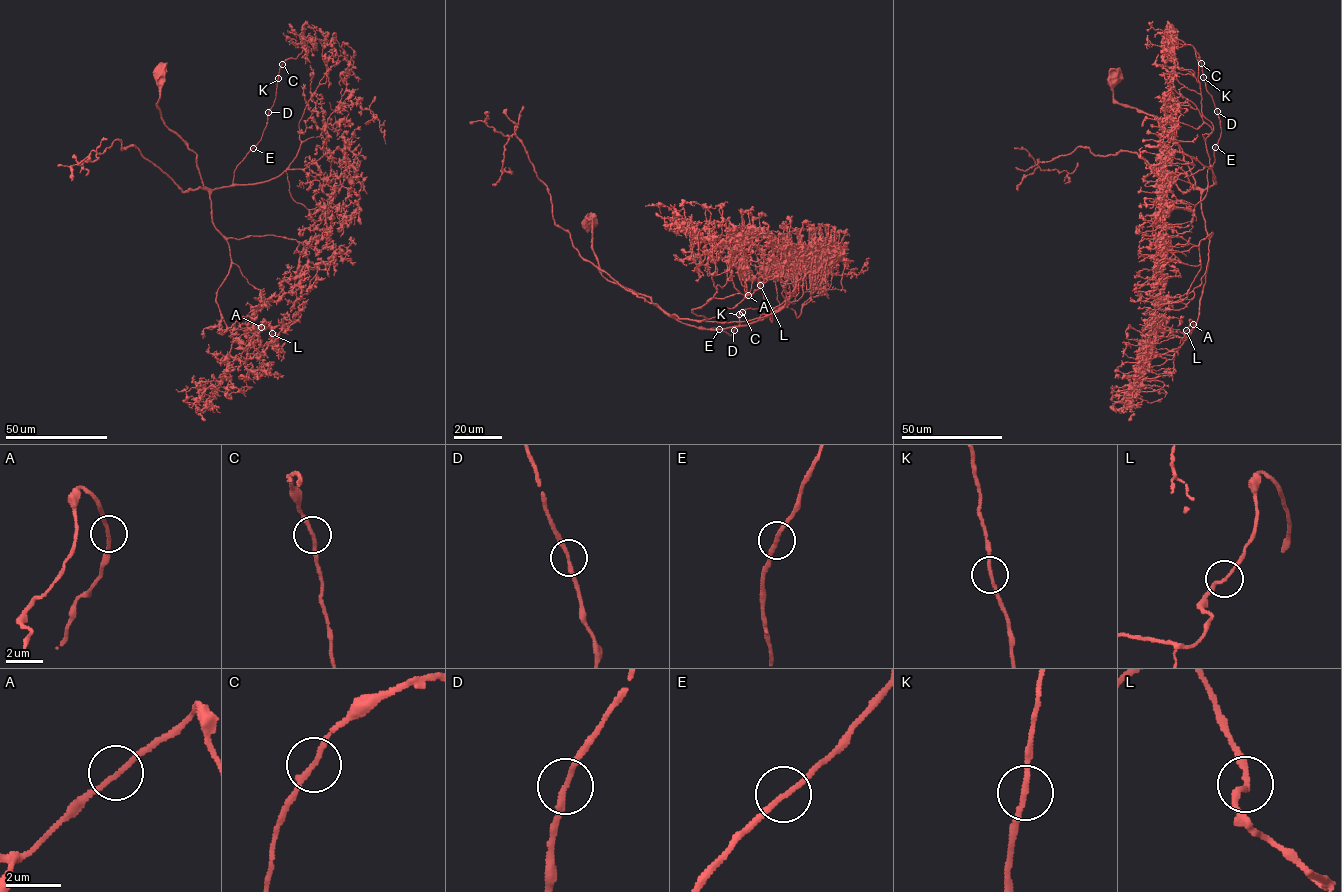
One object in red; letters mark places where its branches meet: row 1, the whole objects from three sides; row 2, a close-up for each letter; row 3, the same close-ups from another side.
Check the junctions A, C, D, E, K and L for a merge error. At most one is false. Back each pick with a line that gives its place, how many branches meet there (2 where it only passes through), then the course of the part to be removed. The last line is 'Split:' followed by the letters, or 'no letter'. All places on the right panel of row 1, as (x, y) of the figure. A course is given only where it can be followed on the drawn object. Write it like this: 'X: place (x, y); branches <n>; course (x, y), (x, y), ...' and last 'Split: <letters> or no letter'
Split: no letter

